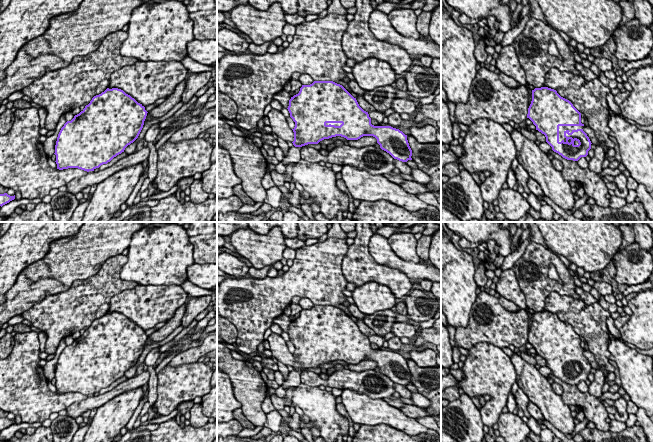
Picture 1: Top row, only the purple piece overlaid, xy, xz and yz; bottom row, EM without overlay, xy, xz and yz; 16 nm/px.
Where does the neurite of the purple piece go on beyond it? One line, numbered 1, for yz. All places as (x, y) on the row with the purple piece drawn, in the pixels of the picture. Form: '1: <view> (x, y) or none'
1: yz (561, 128)

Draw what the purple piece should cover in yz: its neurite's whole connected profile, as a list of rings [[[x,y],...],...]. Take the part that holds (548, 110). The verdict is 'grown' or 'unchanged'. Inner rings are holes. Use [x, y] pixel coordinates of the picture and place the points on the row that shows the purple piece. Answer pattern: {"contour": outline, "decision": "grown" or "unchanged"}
{"contour": [[[548,87],[532,90],[527,118],[563,158],[578,161],[588,155],[592,143],[583,131],[581,113],[556,90]]], "decision": "grown"}

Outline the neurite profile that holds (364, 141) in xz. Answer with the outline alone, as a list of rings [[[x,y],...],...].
[[[363,136],[358,140],[348,140],[348,145],[355,148],[362,148],[369,145],[375,145],[377,139],[373,136]]]

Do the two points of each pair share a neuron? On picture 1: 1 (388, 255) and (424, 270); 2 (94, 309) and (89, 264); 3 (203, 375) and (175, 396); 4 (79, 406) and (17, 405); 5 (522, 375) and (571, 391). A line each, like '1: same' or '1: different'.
1: same
2: different
3: same
4: different
5: different

